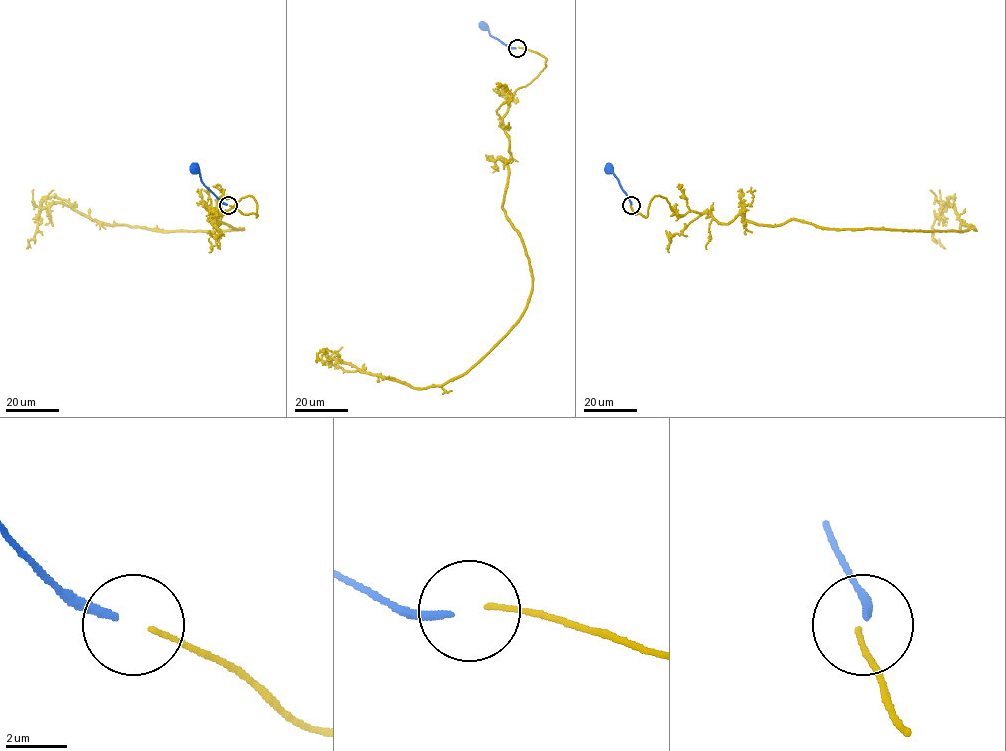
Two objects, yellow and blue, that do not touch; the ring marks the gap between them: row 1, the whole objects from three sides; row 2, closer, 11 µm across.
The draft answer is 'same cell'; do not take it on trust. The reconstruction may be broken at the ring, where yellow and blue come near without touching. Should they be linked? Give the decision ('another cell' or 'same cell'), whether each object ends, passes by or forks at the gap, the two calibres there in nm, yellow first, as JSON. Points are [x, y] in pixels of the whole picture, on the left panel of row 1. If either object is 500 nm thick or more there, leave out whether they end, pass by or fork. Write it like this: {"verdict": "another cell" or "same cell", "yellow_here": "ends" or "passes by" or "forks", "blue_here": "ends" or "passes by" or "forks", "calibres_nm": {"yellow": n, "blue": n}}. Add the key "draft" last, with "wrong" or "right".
{"verdict": "another cell", "yellow_here": "ends", "blue_here": "ends", "calibres_nm": {"yellow": 160, "blue": 240}, "draft": "wrong"}

